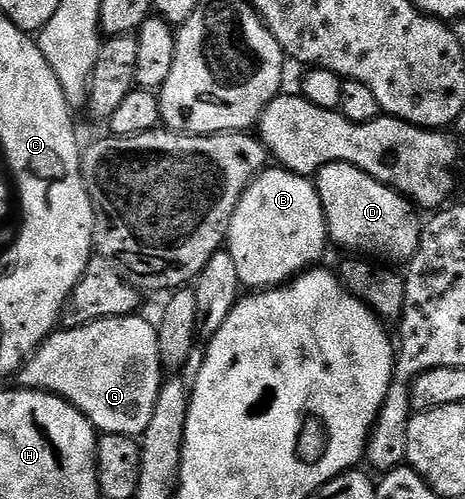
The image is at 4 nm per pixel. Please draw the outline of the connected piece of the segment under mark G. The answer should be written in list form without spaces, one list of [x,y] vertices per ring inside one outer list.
[[[140,316],[111,317],[77,329],[53,332],[20,366],[19,384],[66,399],[101,434],[143,437],[154,415],[154,403],[158,403],[162,366],[157,326]]]

